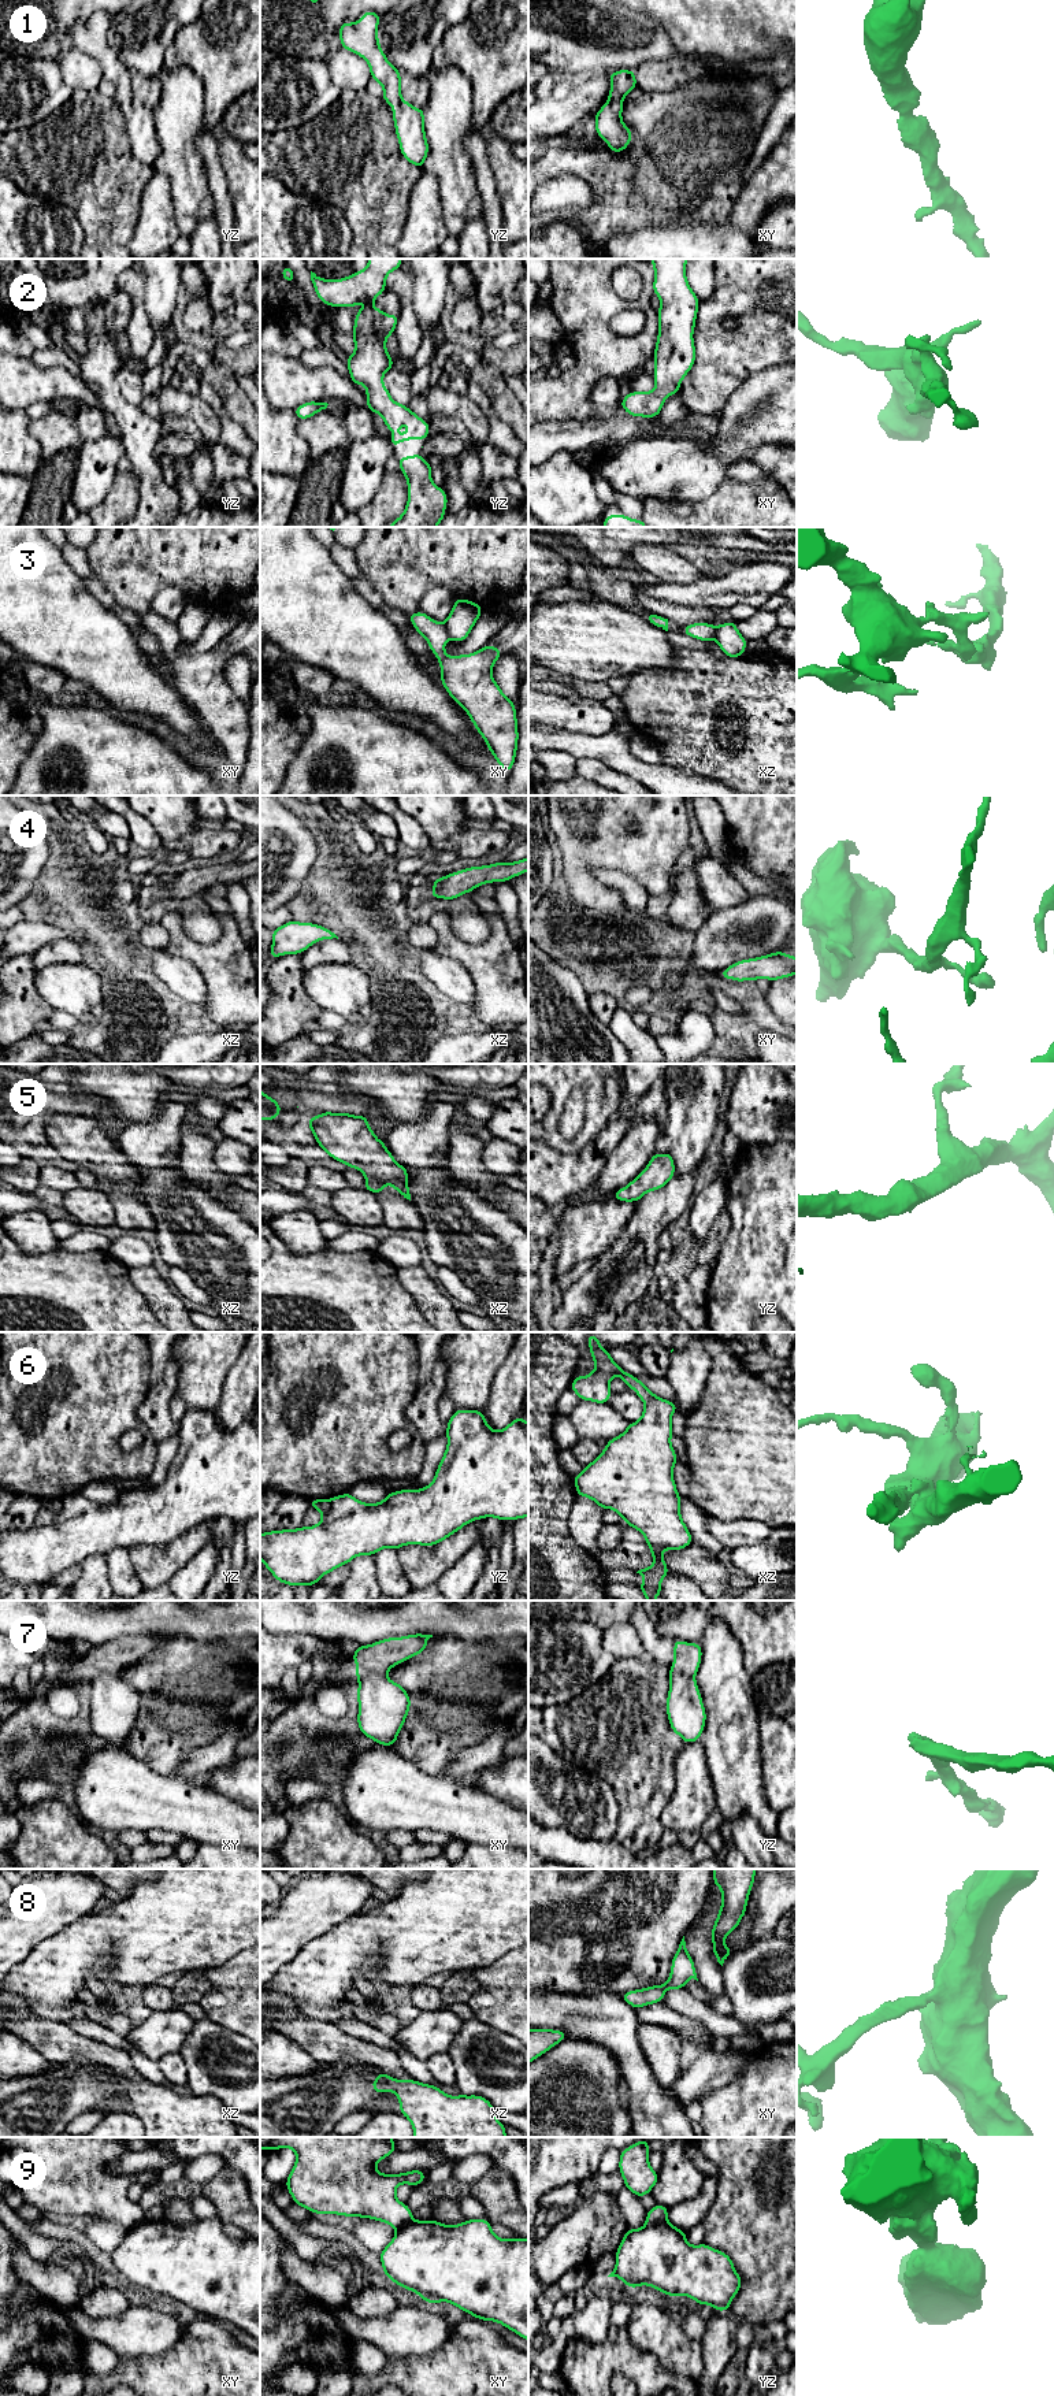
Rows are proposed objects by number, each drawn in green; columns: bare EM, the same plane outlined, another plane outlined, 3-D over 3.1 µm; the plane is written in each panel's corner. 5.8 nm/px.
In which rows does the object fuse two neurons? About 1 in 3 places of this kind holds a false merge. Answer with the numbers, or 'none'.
3, 6, 7, 9

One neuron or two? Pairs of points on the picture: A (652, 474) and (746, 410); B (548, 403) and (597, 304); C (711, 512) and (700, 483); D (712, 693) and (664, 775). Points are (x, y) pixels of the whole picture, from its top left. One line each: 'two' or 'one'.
A: one
B: one
C: two
D: two

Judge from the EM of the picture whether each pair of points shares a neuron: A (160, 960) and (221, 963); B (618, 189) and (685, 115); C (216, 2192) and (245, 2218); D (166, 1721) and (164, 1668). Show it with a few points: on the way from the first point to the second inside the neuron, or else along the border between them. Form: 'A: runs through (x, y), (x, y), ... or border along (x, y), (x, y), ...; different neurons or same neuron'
A: border along (164, 949), (185, 957), (199, 971), (207, 989); different neurons
B: runs through (637, 171), (674, 134); same neuron
C: runs through (223, 2199), (238, 2213); same neuron
D: runs through (166, 1708), (166, 1681); same neuron

